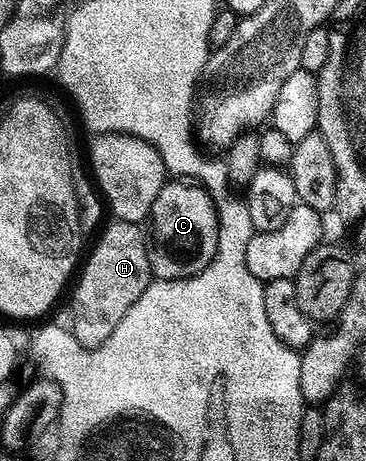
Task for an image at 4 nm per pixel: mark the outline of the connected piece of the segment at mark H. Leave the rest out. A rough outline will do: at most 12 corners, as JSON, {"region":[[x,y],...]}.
{"region":[[113,221],[75,279],[71,330],[101,347],[151,282],[146,232]]}

